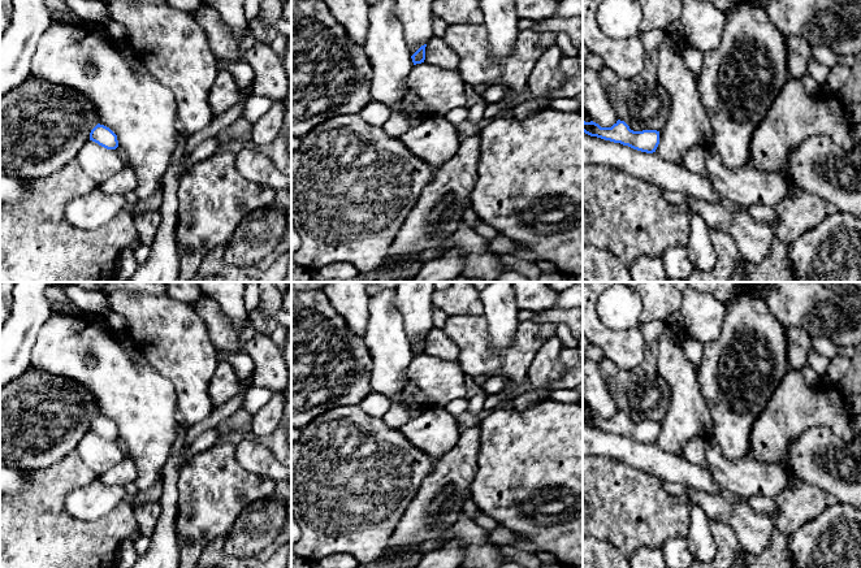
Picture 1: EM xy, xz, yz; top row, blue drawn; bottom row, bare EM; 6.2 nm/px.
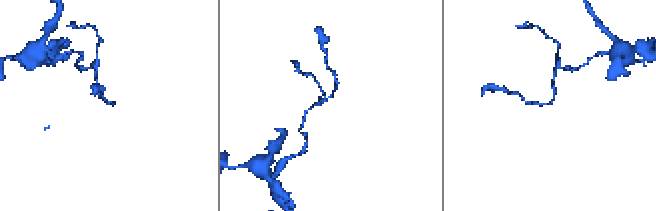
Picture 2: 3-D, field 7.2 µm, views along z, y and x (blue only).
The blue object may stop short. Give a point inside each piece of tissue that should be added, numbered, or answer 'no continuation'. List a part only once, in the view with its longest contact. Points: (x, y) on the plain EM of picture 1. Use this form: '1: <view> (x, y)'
no continuation

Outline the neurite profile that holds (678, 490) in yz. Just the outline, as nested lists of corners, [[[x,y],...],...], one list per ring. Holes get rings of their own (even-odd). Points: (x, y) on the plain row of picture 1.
[[[659,482],[659,485],[671,497],[678,497],[682,500],[688,502],[688,498],[685,494],[688,486],[680,485],[680,484],[674,484],[674,482]]]

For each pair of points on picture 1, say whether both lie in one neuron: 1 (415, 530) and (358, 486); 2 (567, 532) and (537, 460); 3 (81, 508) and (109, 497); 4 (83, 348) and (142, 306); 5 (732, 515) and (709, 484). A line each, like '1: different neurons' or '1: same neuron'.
1: different neurons
2: same neuron
3: same neuron
4: different neurons
5: different neurons

